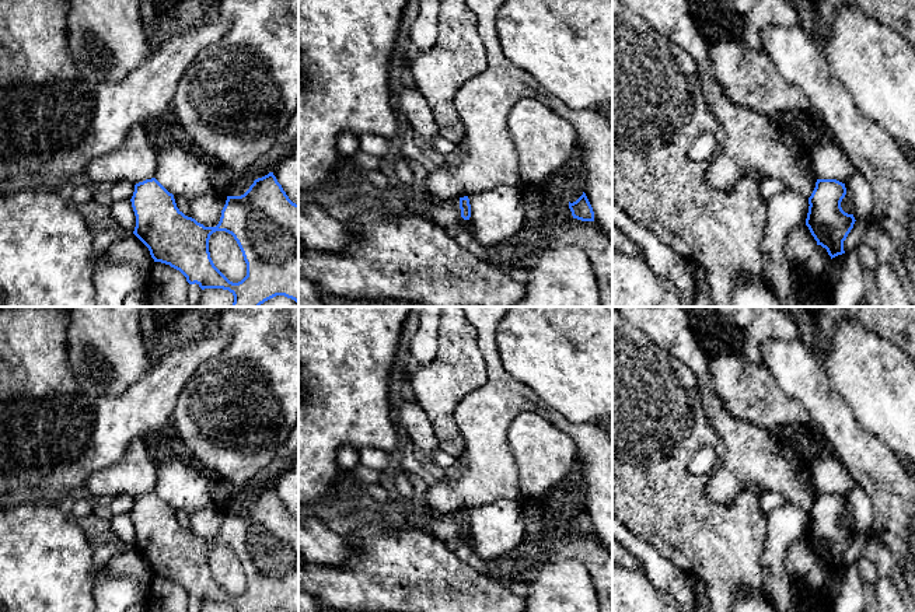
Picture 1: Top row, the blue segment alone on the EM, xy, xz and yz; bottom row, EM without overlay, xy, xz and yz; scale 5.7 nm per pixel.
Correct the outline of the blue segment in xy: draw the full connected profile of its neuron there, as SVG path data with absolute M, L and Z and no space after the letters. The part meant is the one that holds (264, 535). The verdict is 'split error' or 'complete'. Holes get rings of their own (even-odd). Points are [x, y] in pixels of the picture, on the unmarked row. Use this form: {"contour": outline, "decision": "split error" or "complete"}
{"contour": "M273 486L258 492L241 510L227 510L221 524L220 535L216 541L205 541L195 532L185 529L170 507L156 492L146 493L135 499L130 513L136 529L133 548L149 562L154 576L170 578L179 584L189 597L189 612L200 612L205 602L228 604L234 612L273 612L284 609L298 612L298 518L293 517ZM216 545L226 545L237 555L247 577L247 590L238 595L230 595L213 577L209 566L210 549Z", "decision": "split error"}

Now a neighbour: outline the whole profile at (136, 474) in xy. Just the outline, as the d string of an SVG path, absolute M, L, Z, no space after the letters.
M144 440L130 444L125 458L108 468L94 472L85 483L83 494L91 499L128 494L133 499L151 493L157 483L158 457Z

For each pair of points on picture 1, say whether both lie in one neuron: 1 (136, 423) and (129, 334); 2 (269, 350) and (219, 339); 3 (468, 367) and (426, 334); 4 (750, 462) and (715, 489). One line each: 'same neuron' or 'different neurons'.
1: different neurons
2: different neurons
3: different neurons
4: same neuron

